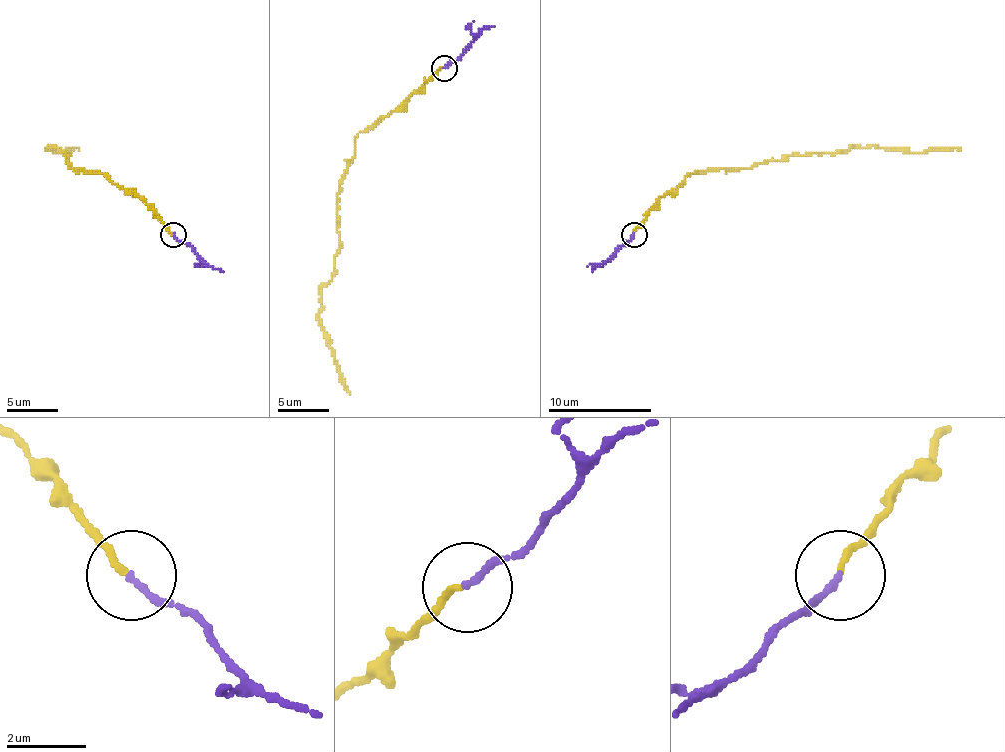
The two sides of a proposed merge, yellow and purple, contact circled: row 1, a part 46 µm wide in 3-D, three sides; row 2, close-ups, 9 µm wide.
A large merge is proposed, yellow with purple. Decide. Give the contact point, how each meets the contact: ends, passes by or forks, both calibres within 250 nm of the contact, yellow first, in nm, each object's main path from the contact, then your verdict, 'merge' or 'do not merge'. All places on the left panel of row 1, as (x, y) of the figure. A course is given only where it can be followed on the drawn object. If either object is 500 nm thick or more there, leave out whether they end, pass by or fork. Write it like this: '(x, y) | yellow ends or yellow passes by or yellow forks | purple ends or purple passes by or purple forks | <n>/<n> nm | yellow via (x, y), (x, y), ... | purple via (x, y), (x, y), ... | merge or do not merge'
(173, 235) | yellow ends | purple ends | 150/170 nm | yellow via (171, 235), (138, 197), (128, 194), (102, 173), (66, 163), (68, 153), (48, 148), (55, 153), (79, 150) | purple via (174, 235), (213, 269), (223, 271) | do not merge

